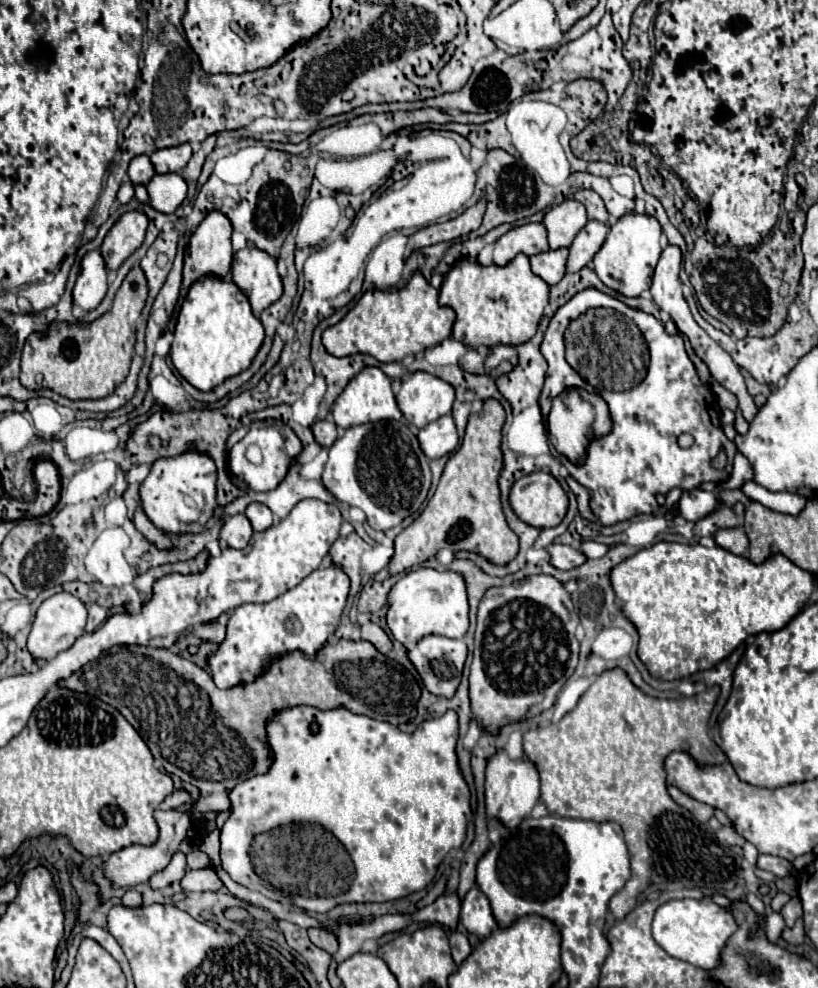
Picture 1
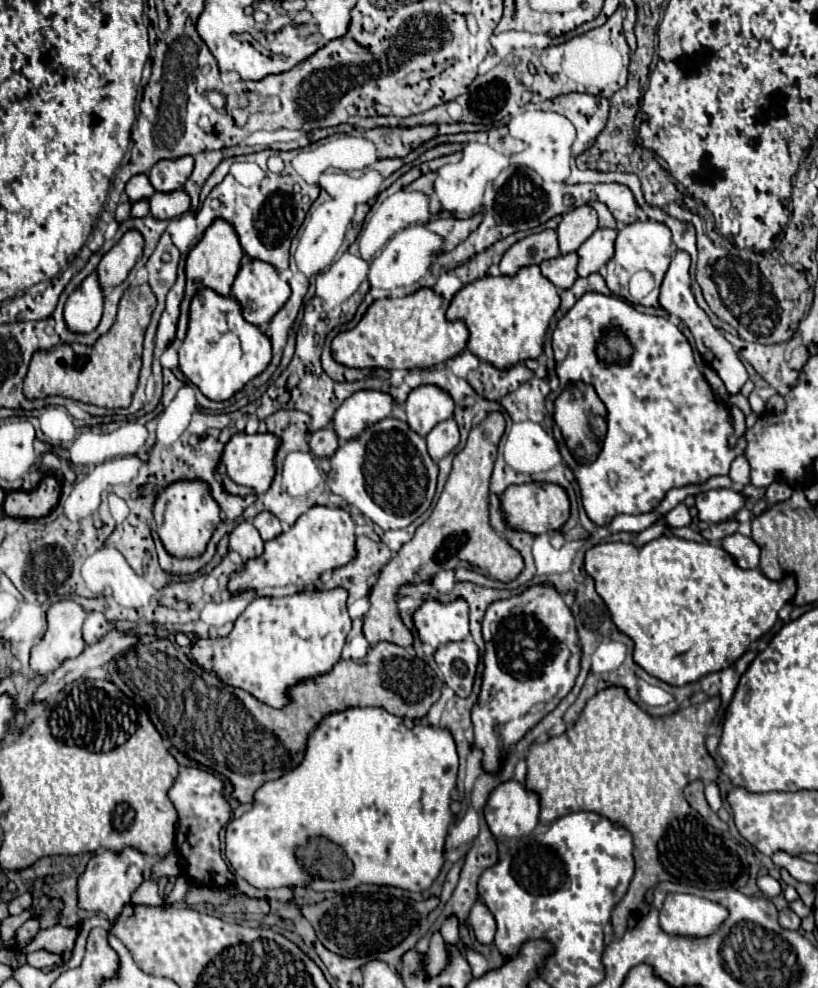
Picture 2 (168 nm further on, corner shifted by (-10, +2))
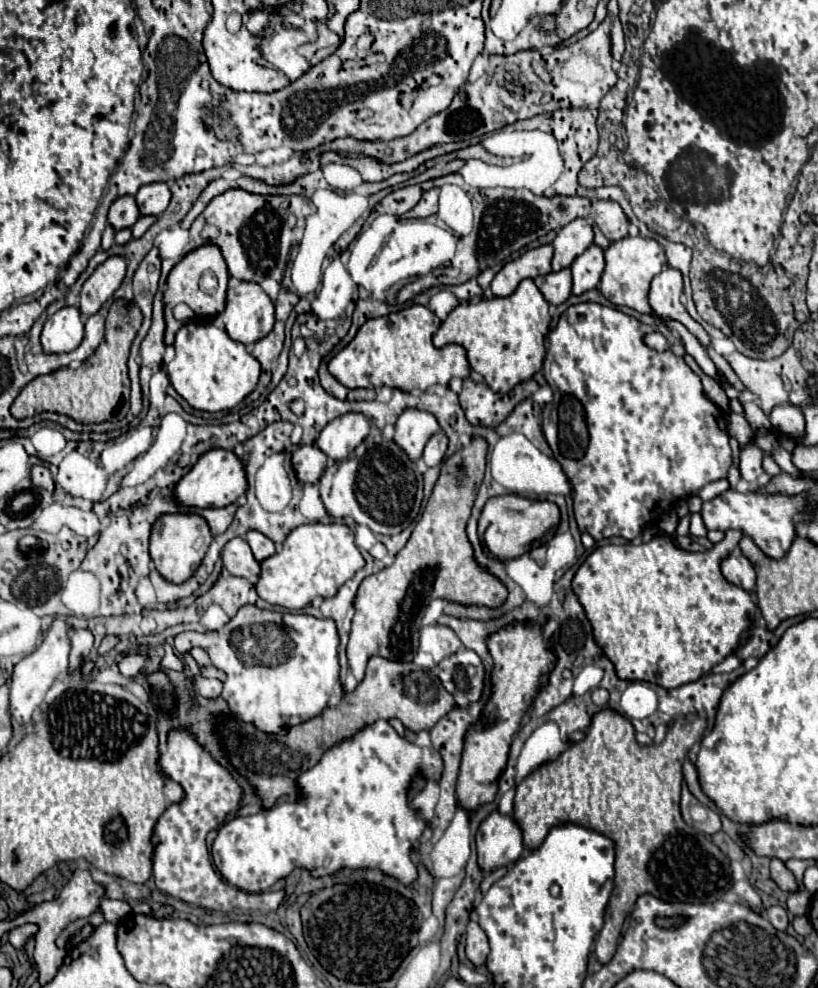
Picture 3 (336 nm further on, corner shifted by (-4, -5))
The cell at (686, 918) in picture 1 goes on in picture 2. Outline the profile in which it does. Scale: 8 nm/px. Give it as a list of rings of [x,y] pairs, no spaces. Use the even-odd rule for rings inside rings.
[[[668,894],[660,910],[660,928],[672,936],[708,938],[728,918],[728,910],[694,894]]]

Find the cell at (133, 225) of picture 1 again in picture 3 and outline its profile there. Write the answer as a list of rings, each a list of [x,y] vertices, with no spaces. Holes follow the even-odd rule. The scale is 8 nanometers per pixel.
[[[108,257],[82,285],[80,307],[82,315],[94,315],[114,295],[126,273],[126,261],[122,257]]]

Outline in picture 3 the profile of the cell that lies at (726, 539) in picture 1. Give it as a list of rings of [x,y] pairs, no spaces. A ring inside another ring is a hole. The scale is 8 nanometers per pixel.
[[[732,553],[730,557],[726,557],[722,561],[722,575],[732,585],[738,585],[750,593],[754,591],[754,583],[756,583],[754,567],[750,565],[750,561],[742,553]]]

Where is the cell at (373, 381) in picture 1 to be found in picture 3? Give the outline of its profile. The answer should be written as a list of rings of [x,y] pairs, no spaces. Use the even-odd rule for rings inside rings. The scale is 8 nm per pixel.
[[[346,413],[342,417],[336,417],[334,421],[330,421],[330,425],[322,429],[316,439],[316,445],[326,457],[340,461],[346,459],[364,441],[368,431],[370,423],[364,415]]]

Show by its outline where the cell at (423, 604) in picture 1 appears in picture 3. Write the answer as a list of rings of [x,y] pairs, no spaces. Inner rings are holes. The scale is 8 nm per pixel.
[[[434,625],[434,627],[422,627],[420,631],[420,651],[430,653],[434,657],[434,663],[440,663],[444,657],[450,657],[460,647],[462,643],[450,627]]]

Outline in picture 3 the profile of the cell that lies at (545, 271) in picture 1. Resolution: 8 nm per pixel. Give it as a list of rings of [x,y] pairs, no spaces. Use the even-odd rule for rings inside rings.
[[[562,269],[558,273],[548,273],[548,275],[536,277],[534,283],[550,305],[564,303],[572,293],[572,273],[570,273],[570,269]]]

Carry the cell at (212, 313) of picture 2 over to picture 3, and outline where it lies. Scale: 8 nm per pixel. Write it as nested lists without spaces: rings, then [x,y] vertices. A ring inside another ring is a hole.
[[[190,321],[180,327],[174,341],[176,357],[168,363],[168,379],[180,397],[198,411],[224,411],[236,407],[254,391],[260,377],[260,363],[238,341],[232,341],[224,329],[214,323]]]

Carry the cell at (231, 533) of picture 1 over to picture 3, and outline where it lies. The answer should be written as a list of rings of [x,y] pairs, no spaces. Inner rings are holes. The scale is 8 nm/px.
[[[236,537],[224,545],[222,563],[230,571],[230,575],[236,575],[236,577],[246,577],[246,579],[256,581],[260,575],[260,563],[250,553],[248,543],[240,537]]]

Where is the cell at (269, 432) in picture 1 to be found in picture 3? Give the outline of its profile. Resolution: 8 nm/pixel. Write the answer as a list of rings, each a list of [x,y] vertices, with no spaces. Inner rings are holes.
[[[212,449],[196,461],[196,465],[186,473],[186,477],[182,477],[182,481],[178,481],[178,485],[174,485],[174,501],[178,501],[178,505],[200,507],[200,509],[226,507],[228,503],[234,503],[238,497],[242,497],[246,489],[248,483],[242,461],[232,451]]]

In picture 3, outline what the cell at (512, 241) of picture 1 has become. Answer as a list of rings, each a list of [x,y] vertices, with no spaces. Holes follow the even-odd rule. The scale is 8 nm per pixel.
[[[542,245],[506,263],[492,279],[490,289],[494,297],[508,297],[510,293],[514,293],[520,281],[550,273],[550,261],[552,261],[552,245]]]

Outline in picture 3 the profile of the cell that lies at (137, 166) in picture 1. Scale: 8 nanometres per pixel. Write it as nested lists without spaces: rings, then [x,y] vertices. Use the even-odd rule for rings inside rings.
[[[118,197],[108,211],[108,225],[114,231],[128,229],[138,221],[138,217],[140,213],[138,213],[138,205],[134,197]]]

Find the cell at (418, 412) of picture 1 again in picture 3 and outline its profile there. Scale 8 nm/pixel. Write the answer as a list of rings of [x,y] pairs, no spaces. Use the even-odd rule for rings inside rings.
[[[406,409],[398,421],[396,421],[396,433],[394,433],[394,443],[412,459],[418,461],[422,457],[422,449],[426,441],[438,431],[438,421],[418,409]]]

